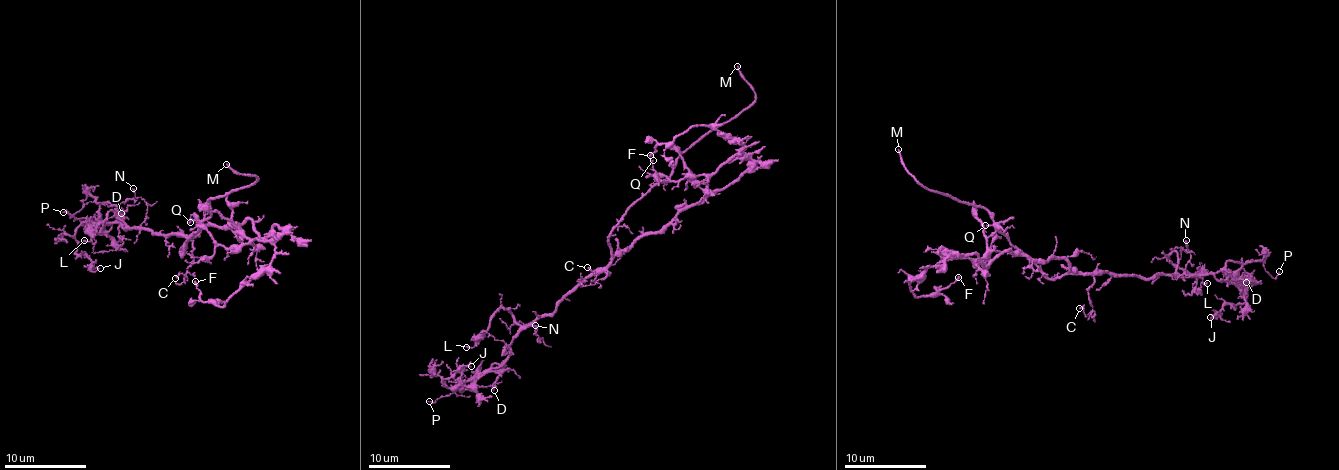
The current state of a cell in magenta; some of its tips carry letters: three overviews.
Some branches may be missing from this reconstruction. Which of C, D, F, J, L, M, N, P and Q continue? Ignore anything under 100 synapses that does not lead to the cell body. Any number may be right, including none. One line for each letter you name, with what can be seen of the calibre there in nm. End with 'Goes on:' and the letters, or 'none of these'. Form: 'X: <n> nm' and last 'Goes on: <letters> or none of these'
M: 140 nm
Goes on: M

